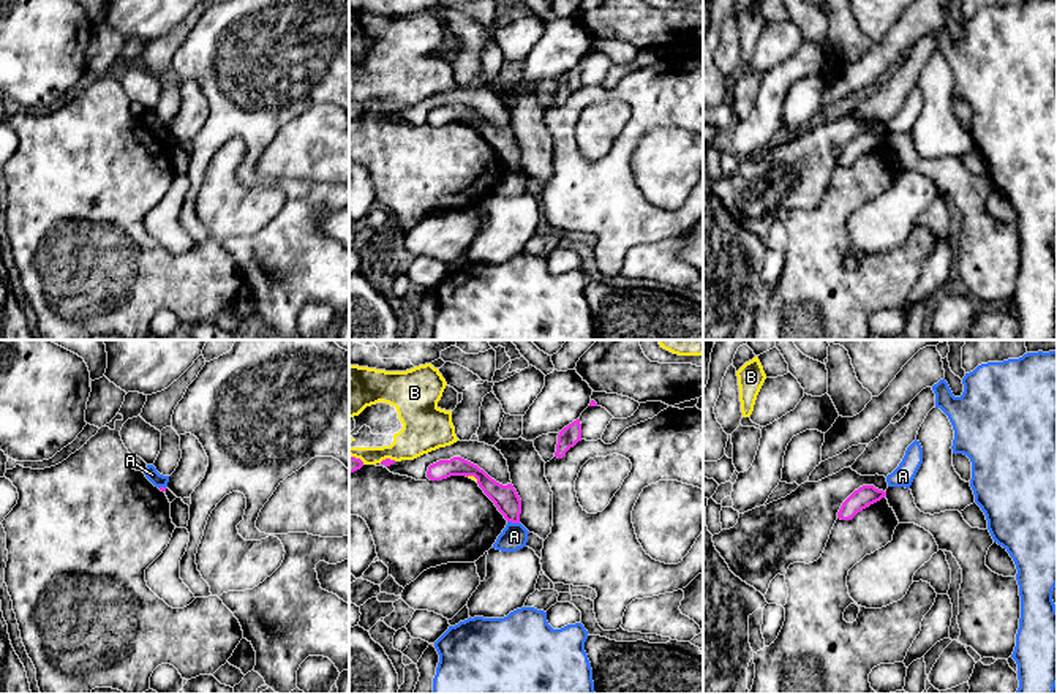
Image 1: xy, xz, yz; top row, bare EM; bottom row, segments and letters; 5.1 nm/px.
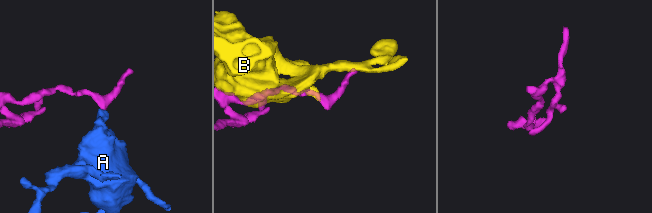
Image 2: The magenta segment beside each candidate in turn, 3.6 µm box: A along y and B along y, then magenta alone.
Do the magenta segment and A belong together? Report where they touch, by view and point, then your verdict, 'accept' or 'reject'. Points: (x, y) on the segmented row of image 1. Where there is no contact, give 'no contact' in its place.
meets magenta in xz at (514, 522); reject

